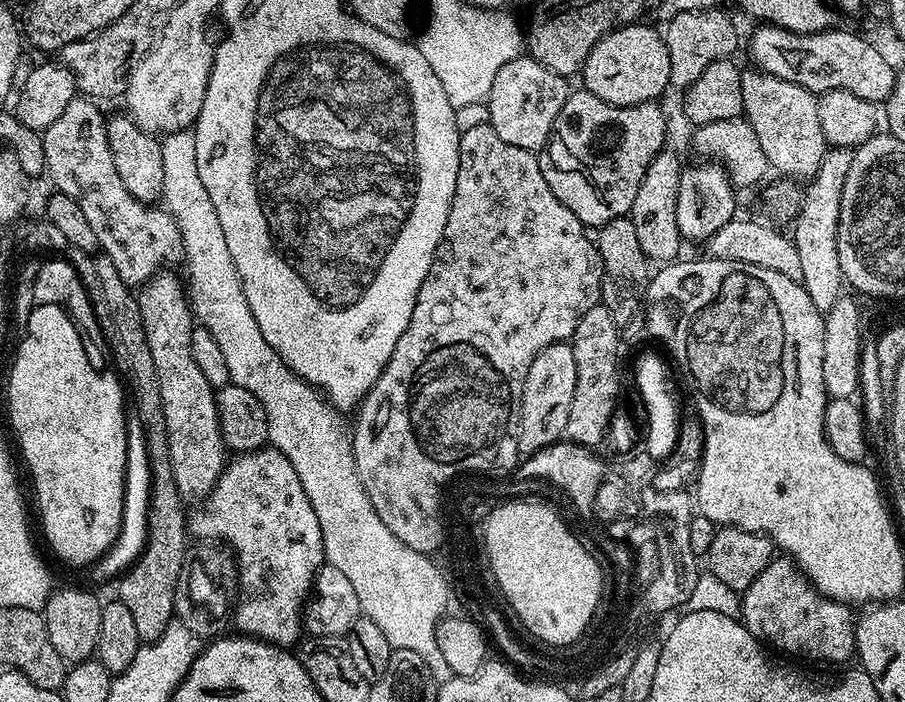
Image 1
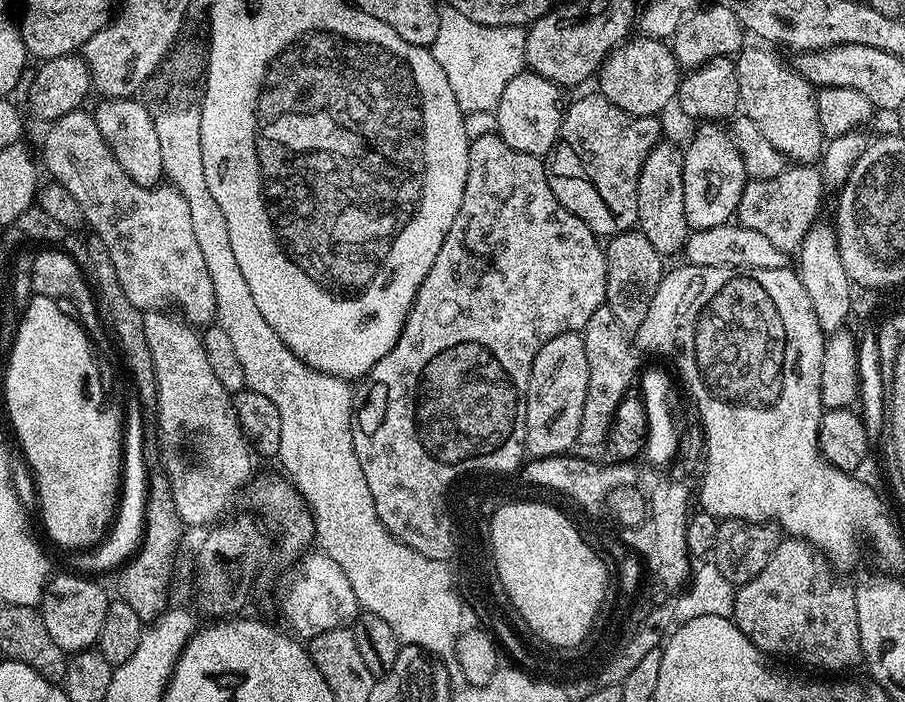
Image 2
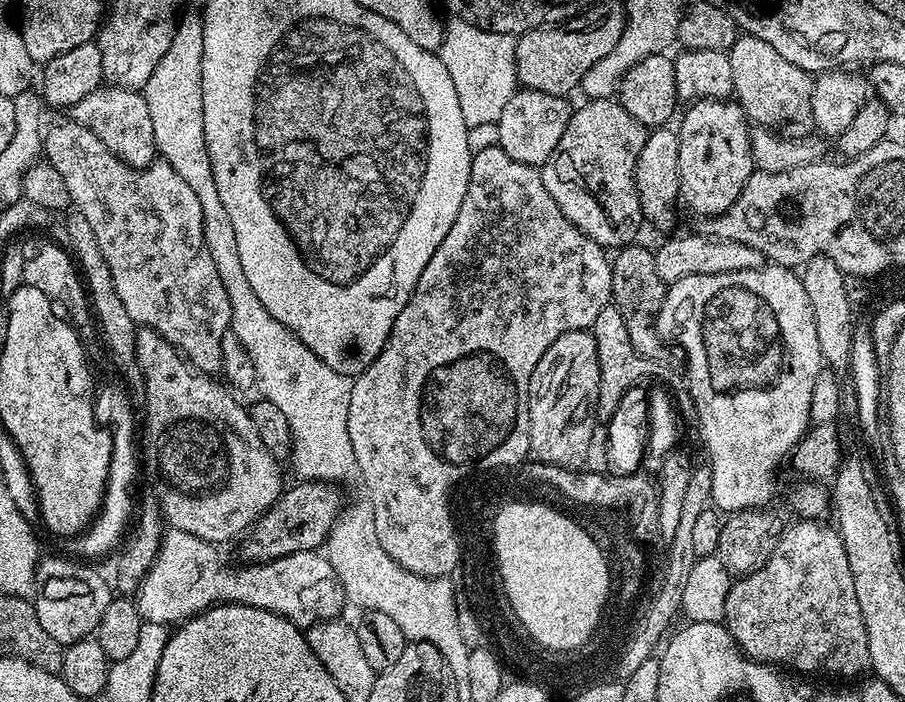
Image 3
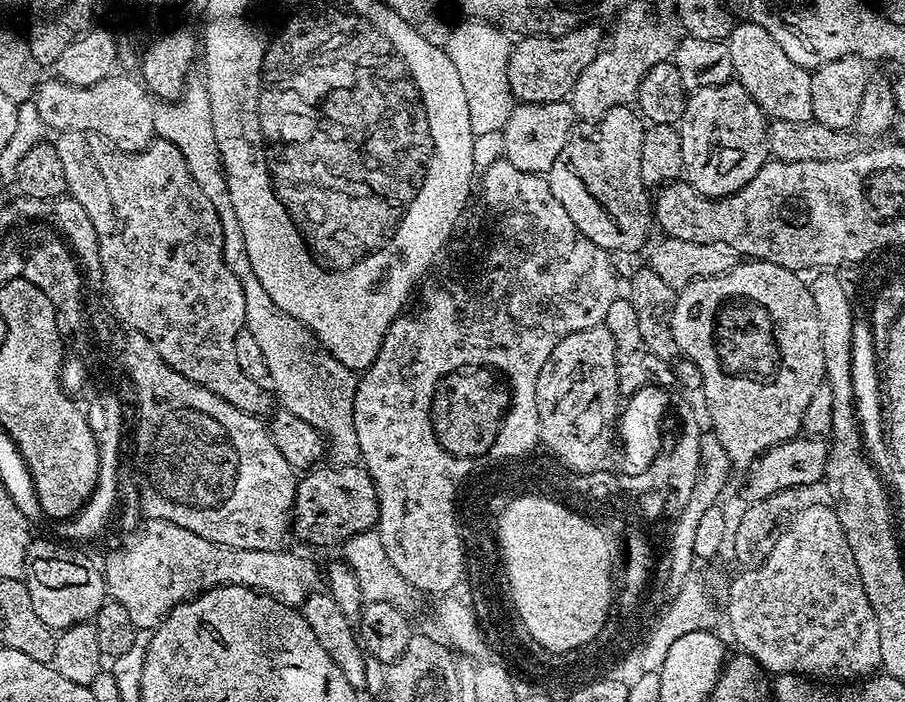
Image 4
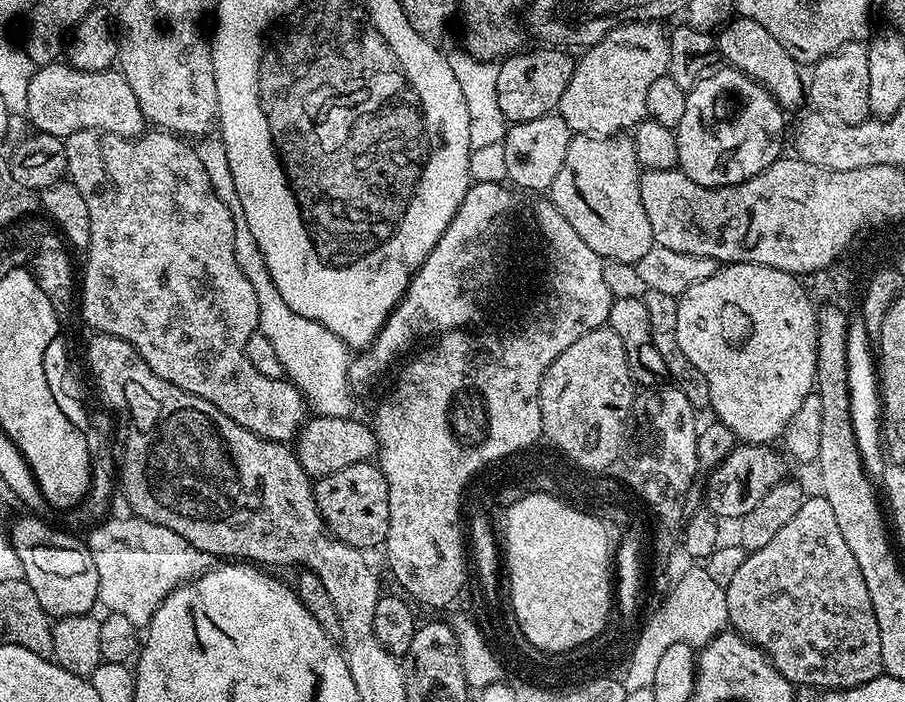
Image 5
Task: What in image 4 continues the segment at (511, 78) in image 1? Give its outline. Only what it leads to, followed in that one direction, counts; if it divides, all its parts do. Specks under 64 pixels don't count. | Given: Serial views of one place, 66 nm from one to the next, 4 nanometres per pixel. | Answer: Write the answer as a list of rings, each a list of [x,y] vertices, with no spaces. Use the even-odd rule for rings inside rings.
[[[568,100],[546,102],[545,104],[517,103],[509,114],[503,129],[503,159],[516,166],[518,170],[547,174],[550,166],[554,166],[554,158],[562,154],[562,146],[572,137],[574,131],[574,113]]]

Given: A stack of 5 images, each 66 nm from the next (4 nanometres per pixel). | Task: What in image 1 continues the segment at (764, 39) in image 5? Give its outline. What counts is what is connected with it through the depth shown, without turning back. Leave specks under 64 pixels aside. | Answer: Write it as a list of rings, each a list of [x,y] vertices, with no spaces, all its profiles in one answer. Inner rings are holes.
[[[759,70],[741,71],[743,115],[749,126],[758,134],[758,143],[766,153],[769,165],[784,178],[811,178],[827,154],[829,145],[822,134],[822,122],[818,118],[816,96],[794,82],[774,78]]]

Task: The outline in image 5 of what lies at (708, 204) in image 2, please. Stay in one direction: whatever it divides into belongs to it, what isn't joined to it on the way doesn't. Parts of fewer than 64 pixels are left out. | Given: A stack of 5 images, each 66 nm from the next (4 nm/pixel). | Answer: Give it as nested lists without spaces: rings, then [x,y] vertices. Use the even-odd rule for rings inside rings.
[[[720,66],[687,89],[686,111],[682,122],[674,129],[678,142],[679,171],[686,173],[698,186],[725,188],[731,184],[741,184],[751,176],[766,170],[773,162],[781,159],[784,148],[784,116],[781,108],[757,81],[731,66]]]

